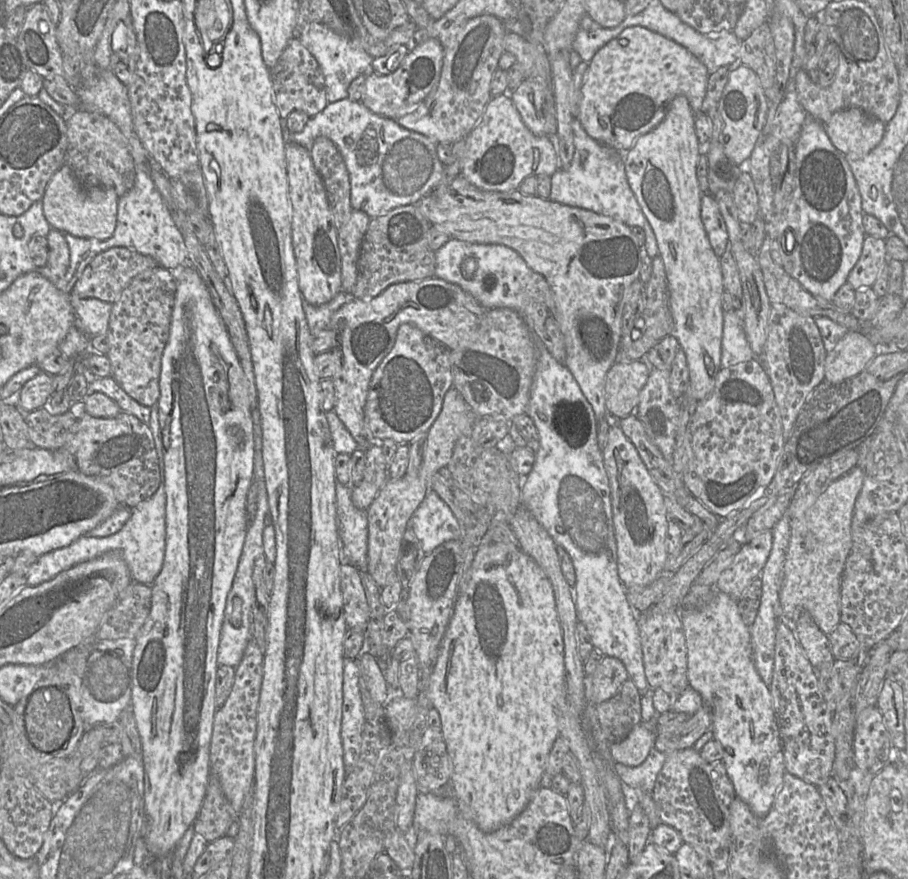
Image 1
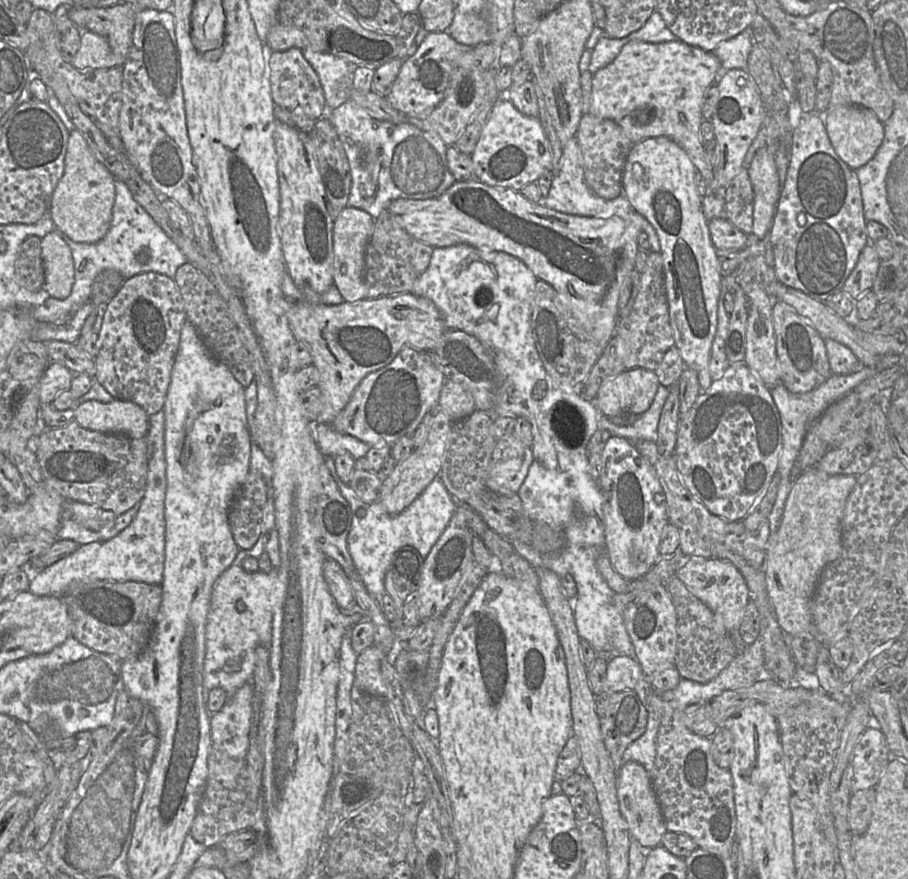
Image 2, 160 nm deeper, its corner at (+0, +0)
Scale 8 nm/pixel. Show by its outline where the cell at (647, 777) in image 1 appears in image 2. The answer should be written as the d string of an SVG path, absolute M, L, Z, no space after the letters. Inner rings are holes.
M654 710L648 712L645 732L626 748L622 756L622 764L629 761L637 762L645 768L650 776L656 759L659 726L659 715Z

